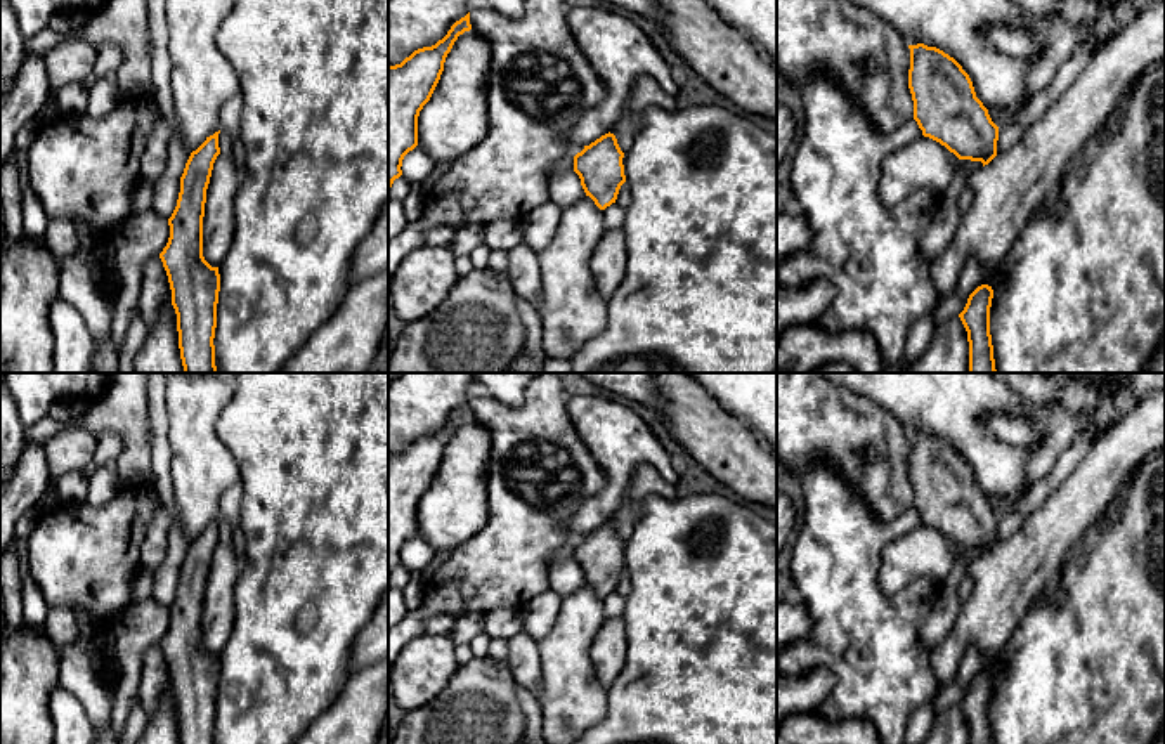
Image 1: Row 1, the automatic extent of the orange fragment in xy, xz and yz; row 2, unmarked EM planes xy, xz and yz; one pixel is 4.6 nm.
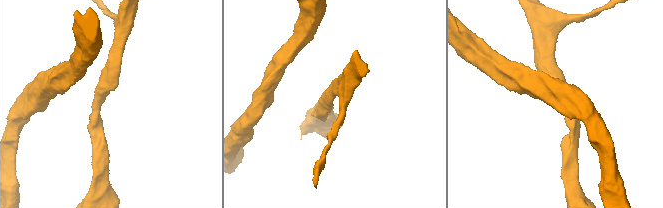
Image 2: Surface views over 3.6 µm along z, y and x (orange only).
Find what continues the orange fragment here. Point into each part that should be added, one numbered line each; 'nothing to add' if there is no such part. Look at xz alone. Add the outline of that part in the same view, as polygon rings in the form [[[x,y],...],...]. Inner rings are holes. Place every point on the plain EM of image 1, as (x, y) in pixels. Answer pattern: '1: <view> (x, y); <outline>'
nothing to add

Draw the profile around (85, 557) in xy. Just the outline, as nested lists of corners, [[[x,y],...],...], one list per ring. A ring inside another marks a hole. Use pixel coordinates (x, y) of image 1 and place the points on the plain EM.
[[[142,484],[123,487],[102,506],[59,503],[38,512],[28,539],[28,564],[47,607],[83,609],[99,623],[113,623],[132,605],[140,546],[158,505],[161,501],[151,484]]]

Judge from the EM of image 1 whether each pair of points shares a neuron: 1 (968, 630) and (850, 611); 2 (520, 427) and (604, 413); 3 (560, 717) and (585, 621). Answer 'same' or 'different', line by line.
1: different
2: different
3: same

